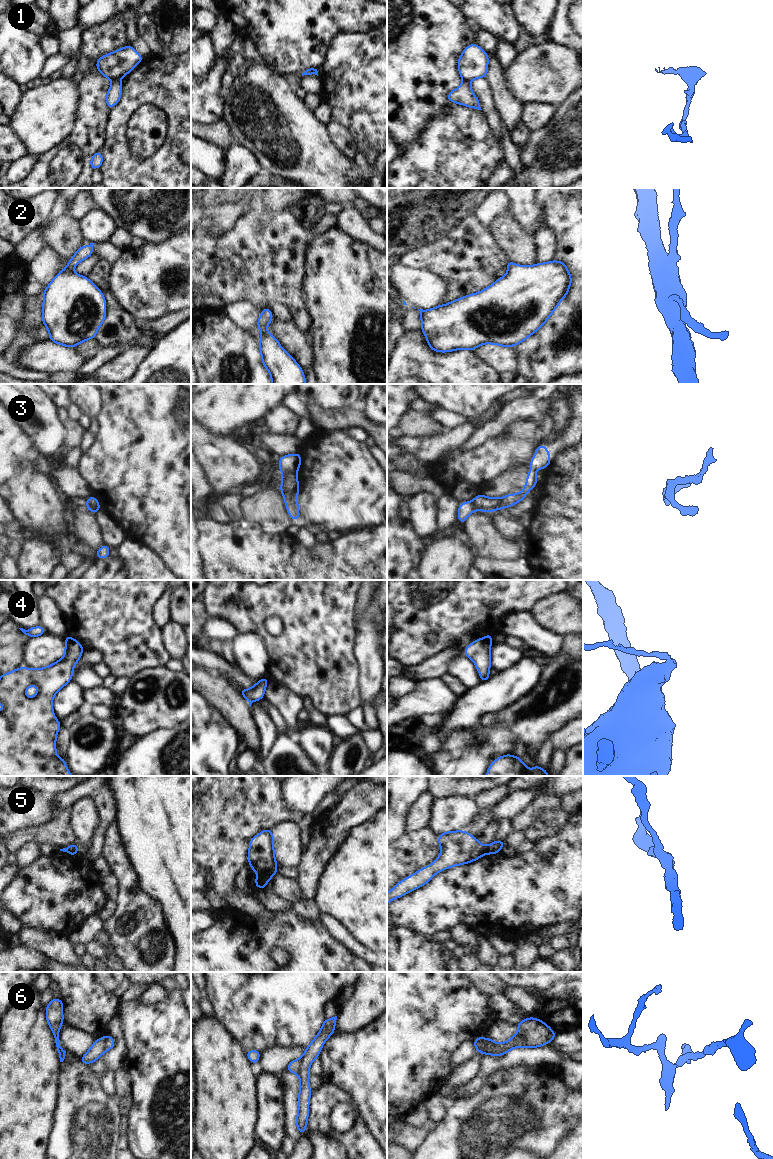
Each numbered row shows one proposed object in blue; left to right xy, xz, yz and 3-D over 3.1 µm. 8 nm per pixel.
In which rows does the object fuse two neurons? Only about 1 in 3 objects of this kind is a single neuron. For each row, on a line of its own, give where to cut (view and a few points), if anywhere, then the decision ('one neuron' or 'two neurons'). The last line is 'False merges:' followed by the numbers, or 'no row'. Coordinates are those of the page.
1: yz (463, 80), (469, 82) | two neurons
2: no cut | one neuron
3: xz (296, 472), (282, 473) | two neurons
4: xy (71, 637), (65, 640) | two neurons
5: xz (260, 874), (267, 879) | two neurons
6: xy (106, 1036), (103, 1042), (103, 1050) | two neurons
False merges: 1, 3, 4, 5, 6

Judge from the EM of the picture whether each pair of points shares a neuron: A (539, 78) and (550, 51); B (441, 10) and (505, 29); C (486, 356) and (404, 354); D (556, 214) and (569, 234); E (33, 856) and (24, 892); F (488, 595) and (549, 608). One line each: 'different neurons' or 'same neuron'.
A: same neuron
B: different neurons
C: different neurons
D: same neuron
E: different neurons
F: different neurons

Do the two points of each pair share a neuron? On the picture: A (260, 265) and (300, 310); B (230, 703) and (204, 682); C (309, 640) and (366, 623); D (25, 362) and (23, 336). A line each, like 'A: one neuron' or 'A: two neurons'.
A: one neuron
B: one neuron
C: two neurons
D: two neurons

